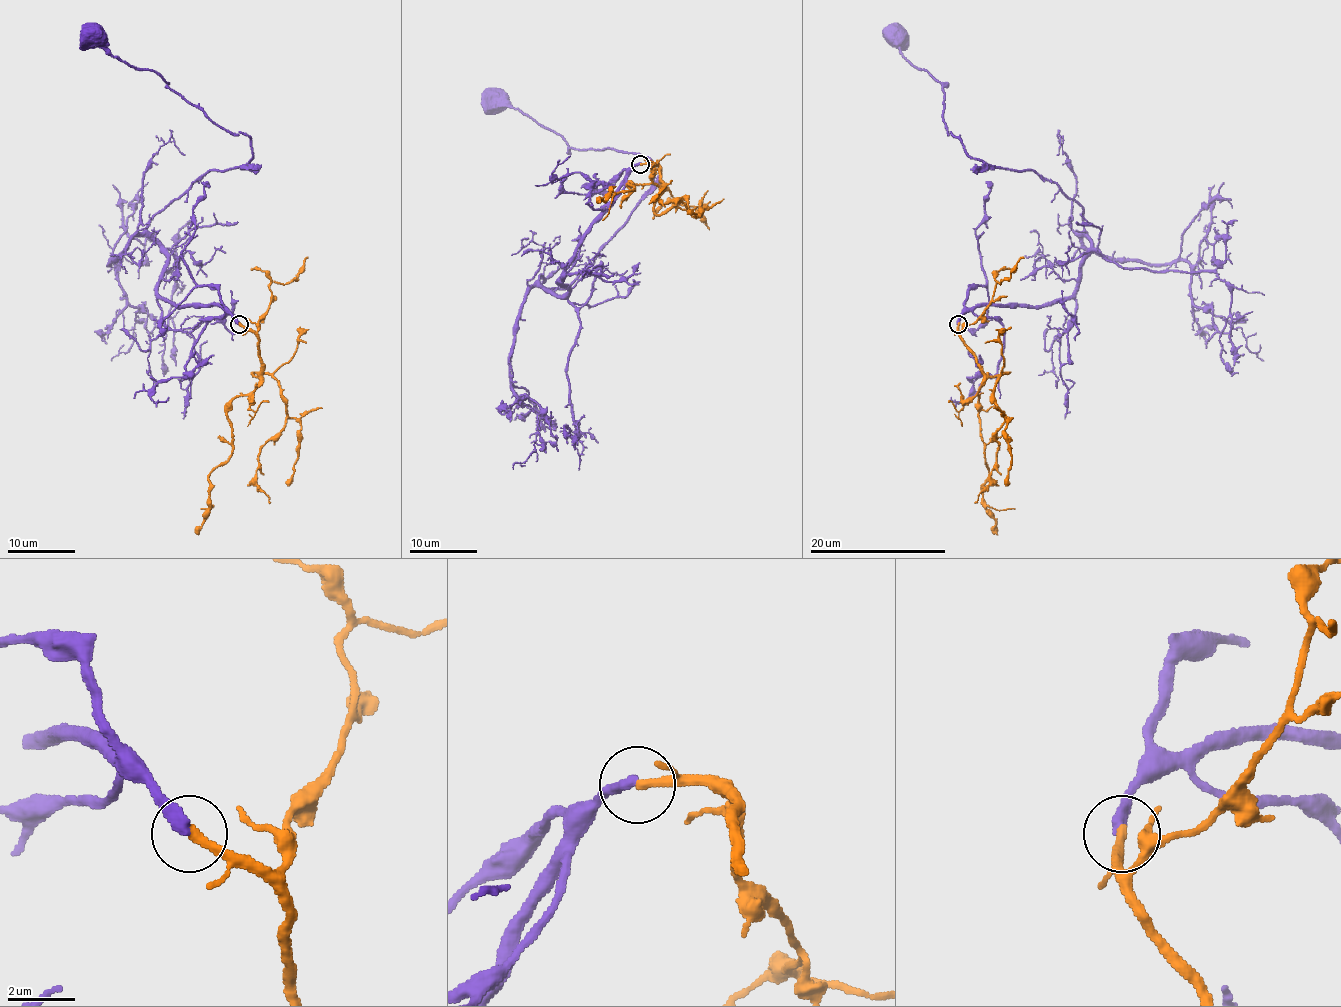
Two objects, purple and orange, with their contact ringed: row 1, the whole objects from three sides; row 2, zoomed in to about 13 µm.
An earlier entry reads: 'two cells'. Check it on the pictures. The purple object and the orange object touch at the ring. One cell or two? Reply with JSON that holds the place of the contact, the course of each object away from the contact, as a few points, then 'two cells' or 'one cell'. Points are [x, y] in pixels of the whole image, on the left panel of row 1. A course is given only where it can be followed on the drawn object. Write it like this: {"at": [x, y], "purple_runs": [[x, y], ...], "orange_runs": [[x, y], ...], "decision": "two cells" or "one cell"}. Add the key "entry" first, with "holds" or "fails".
{"entry": "fails", "at": [239, 324], "purple_runs": [[238, 324], [157, 291], [167, 254], [147, 223], [209, 171], [242, 167], [252, 140], [94, 33]], "orange_runs": [[238, 324], [257, 337], [252, 374], [277, 381], [286, 415], [259, 456], [257, 485], [269, 504]], "decision": "one cell"}

